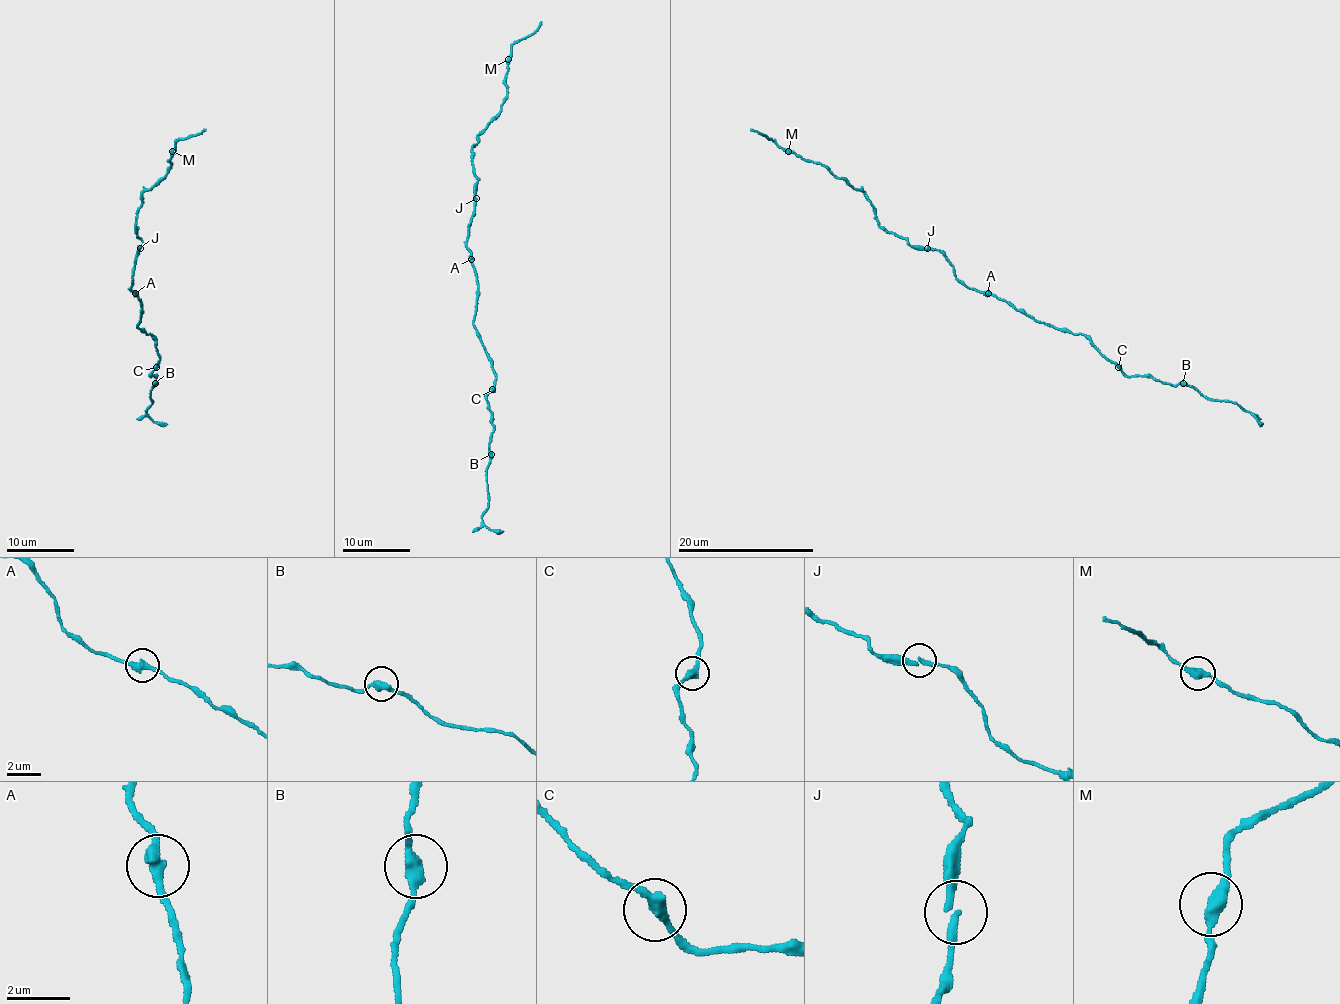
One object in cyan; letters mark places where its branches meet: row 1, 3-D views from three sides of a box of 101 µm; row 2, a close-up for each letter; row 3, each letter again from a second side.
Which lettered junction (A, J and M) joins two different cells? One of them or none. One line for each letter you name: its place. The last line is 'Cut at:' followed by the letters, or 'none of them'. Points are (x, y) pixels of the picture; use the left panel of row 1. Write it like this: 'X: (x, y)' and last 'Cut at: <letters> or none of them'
Cut at: none of them

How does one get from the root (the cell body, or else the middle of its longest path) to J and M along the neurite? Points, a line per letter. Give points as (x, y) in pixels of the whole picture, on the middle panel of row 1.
J: (472, 262), (467, 246), (467, 229), (475, 209), (475, 199)
M: (472, 262), (467, 229), (475, 209), (479, 180), (474, 175), (472, 148), (501, 109), (508, 59)

